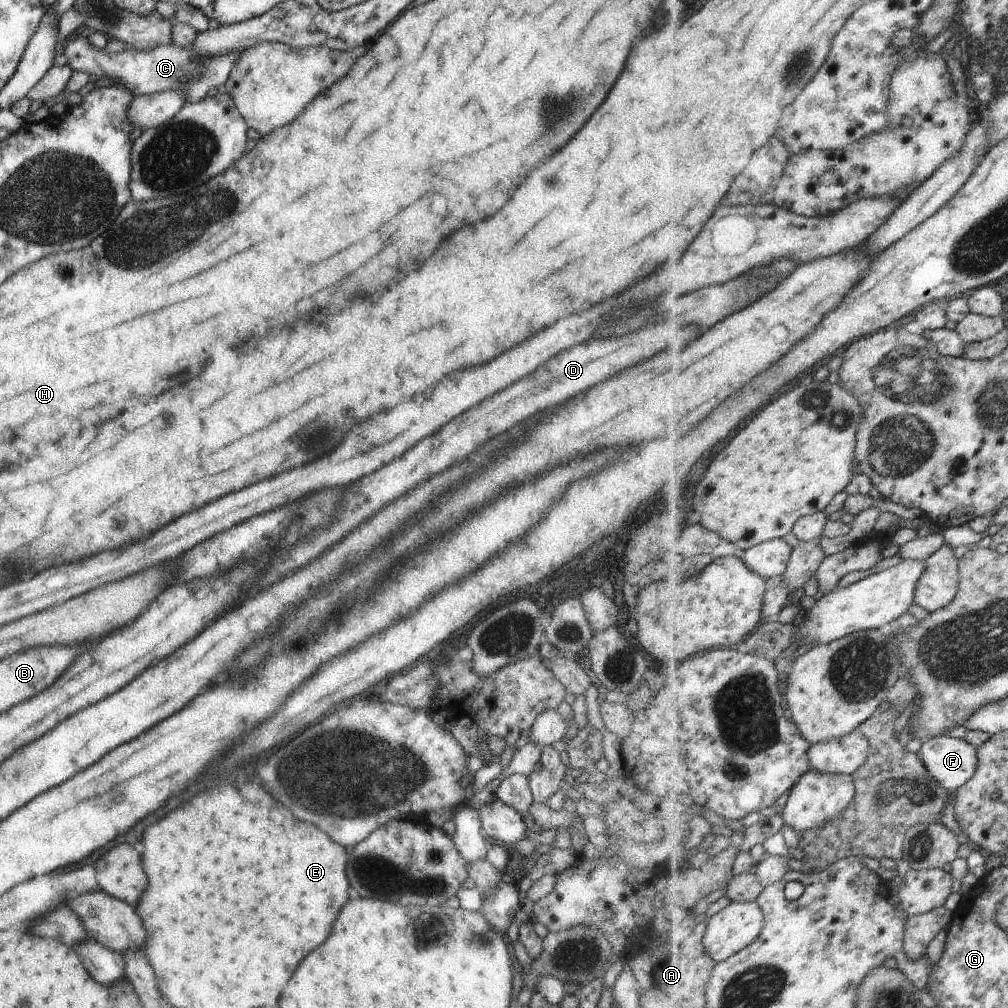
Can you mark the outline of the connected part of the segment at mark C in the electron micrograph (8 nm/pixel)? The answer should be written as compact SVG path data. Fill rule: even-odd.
M71 35L71 40L66 46L60 48L62 54L68 58L71 70L80 70L103 78L108 77L117 85L125 87L135 95L147 95L174 89L183 93L184 100L189 103L203 100L214 92L219 85L224 85L231 69L241 54L241 49L221 51L213 56L200 55L191 47L181 48L172 42L163 43L146 51L134 48L123 49L117 53L105 53L89 43L86 38Z

